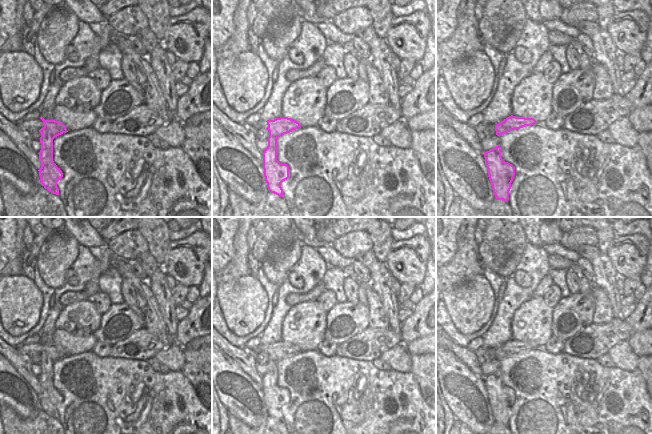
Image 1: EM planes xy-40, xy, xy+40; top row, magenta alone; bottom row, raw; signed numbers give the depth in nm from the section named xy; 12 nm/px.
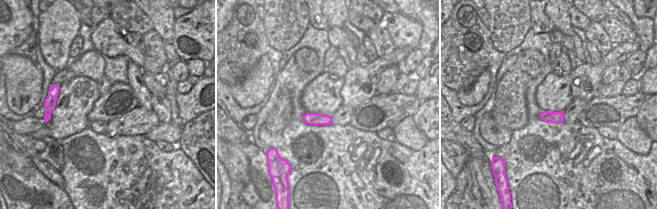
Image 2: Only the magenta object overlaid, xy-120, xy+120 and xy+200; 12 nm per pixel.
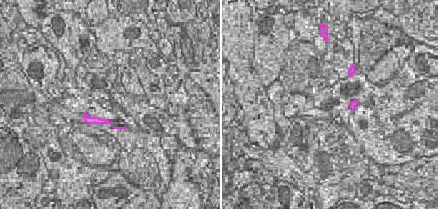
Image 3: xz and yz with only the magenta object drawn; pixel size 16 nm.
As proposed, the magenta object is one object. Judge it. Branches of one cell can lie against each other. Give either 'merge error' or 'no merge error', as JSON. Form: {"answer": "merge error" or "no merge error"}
{"answer": "merge error"}

